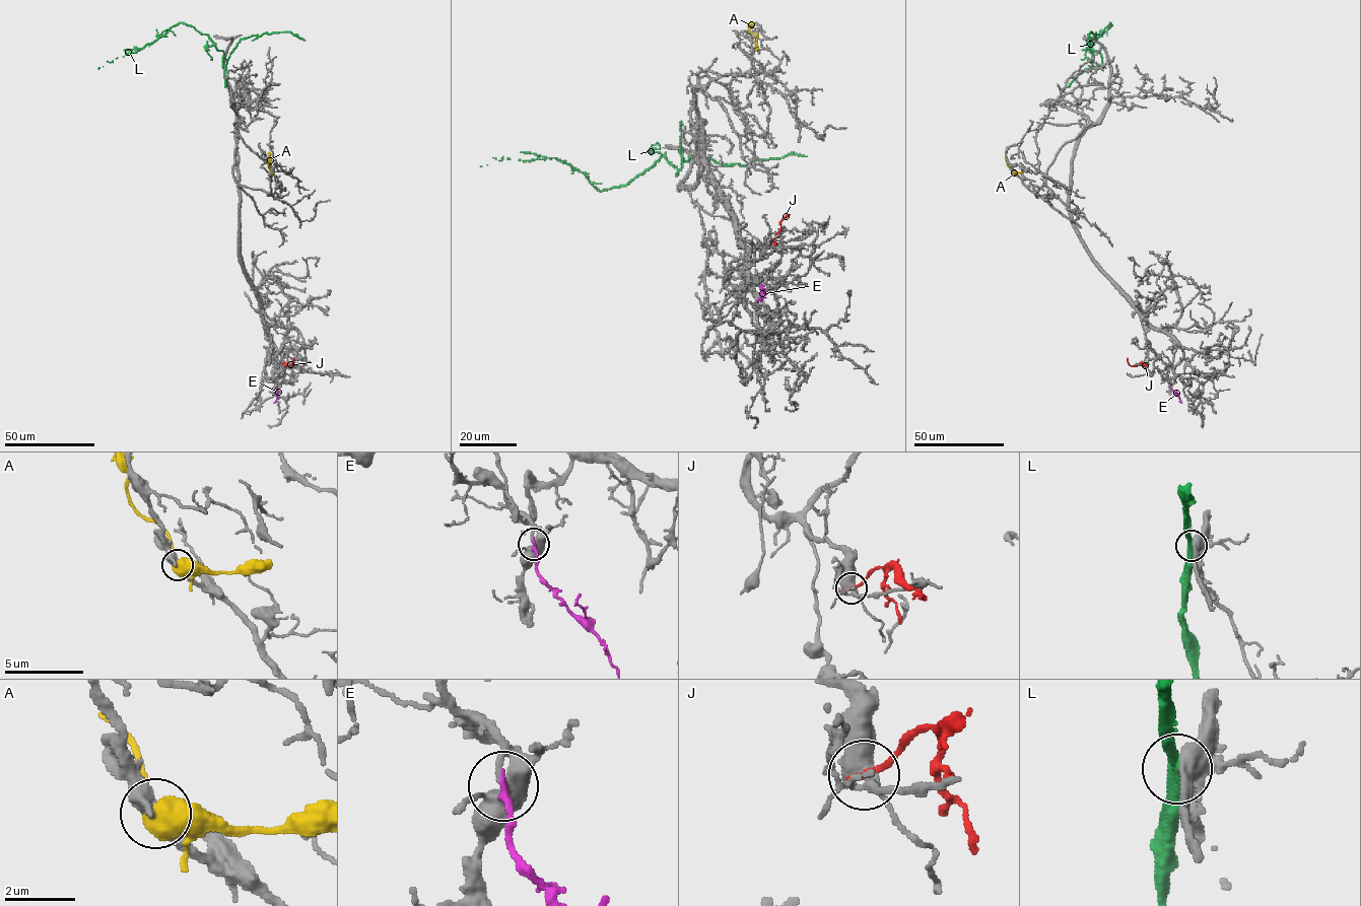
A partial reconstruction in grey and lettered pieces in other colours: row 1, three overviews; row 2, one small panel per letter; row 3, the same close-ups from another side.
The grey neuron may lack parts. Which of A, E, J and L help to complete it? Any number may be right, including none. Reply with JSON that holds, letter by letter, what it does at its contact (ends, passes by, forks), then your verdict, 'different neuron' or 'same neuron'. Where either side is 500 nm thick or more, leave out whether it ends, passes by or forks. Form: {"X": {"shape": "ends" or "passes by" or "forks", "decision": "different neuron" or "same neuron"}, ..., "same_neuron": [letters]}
{"A": {"decision": "same neuron"}, "E": {"shape": "ends", "decision": "same neuron"}, "J": {"shape": "ends", "decision": "different neuron"}, "L": {"shape": "passes by", "decision": "different neuron"}, "same_neuron": ["A", "E"]}

